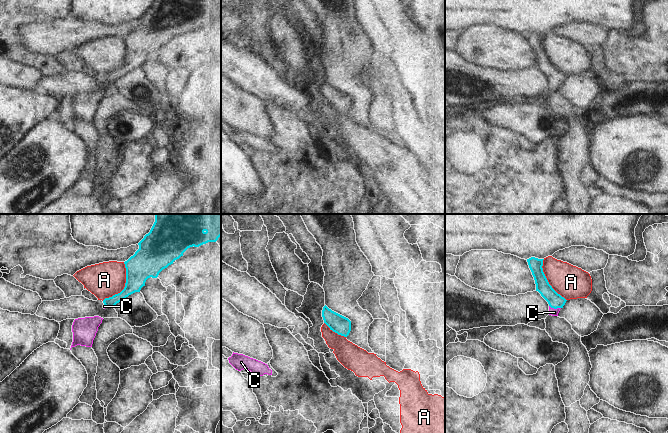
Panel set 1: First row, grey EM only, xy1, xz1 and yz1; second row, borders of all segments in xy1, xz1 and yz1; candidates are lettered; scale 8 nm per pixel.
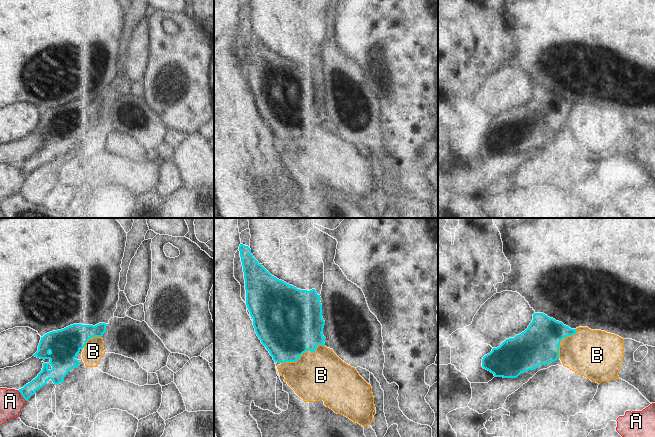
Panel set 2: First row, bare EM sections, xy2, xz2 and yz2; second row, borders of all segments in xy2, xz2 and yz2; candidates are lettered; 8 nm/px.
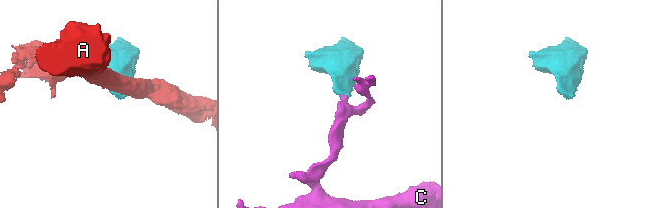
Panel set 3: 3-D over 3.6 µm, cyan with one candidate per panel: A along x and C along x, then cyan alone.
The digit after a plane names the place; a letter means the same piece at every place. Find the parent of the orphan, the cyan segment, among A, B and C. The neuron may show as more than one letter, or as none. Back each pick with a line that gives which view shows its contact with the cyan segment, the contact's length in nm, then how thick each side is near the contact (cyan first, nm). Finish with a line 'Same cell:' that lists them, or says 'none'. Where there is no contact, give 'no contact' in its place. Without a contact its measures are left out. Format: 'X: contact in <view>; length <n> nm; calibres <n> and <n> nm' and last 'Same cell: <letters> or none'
C: contact in yz1; length 100 nm; calibres 120 and 60 nm
Same cell: C

